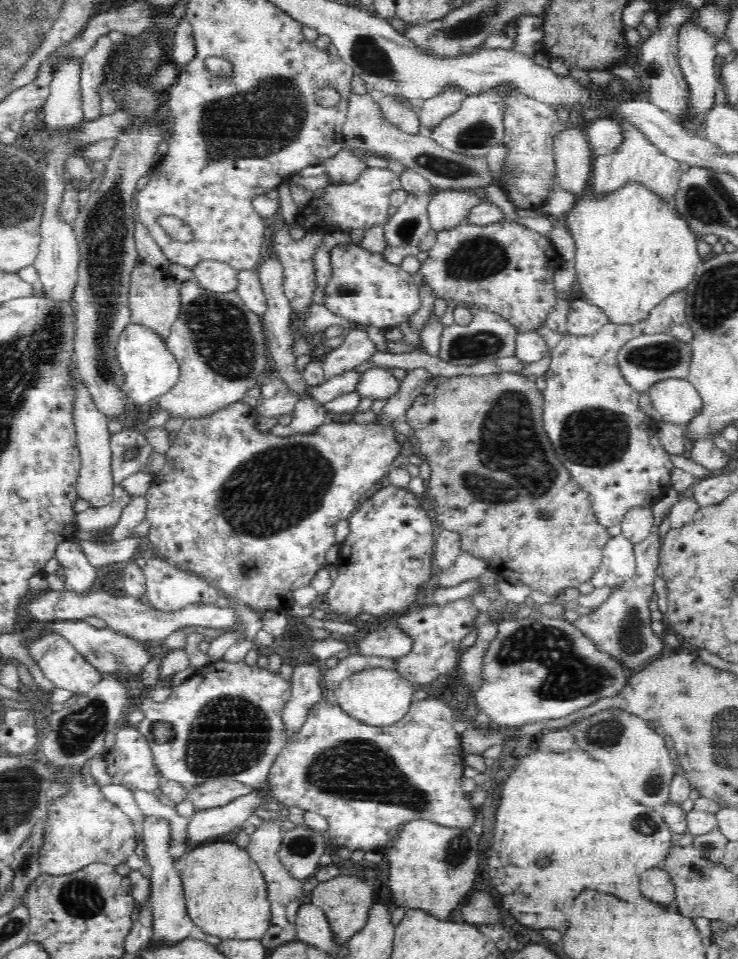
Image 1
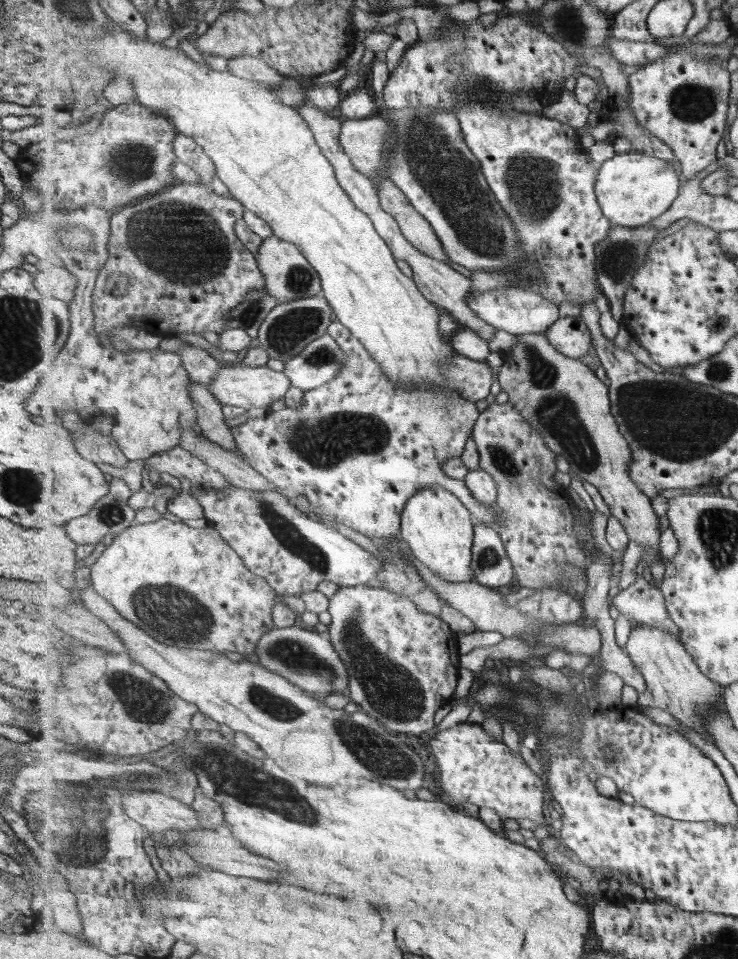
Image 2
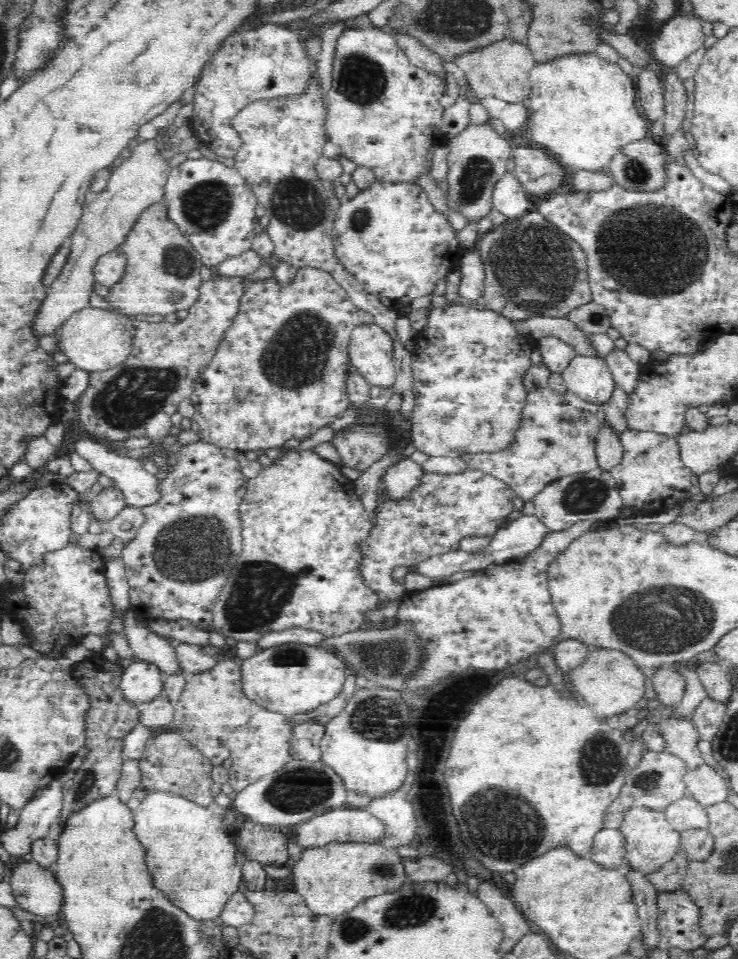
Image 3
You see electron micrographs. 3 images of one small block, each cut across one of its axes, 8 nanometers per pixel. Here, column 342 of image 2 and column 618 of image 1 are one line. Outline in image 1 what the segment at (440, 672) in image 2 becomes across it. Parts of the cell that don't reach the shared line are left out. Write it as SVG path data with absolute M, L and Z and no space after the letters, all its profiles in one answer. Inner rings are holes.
M654 526L648 538L634 545L635 574L620 588L616 588L611 598L608 598L599 608L584 616L581 615L573 623L596 643L596 647L600 647L602 651L610 653L613 658L623 662L630 673L640 670L646 662L658 657L664 649L663 637L657 636L651 629L652 618L649 609L649 602L654 592L654 578L657 577L655 571L659 568L659 548L660 532L659 528Z

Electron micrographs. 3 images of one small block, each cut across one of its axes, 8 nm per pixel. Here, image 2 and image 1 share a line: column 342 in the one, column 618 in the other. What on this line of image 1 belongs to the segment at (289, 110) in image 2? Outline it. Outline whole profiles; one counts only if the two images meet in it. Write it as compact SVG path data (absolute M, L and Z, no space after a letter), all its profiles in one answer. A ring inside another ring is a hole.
M628 180L628 182L624 182L624 186L608 192L608 194L597 194L595 189L589 184L586 190L584 190L584 194L579 194L576 197L570 212L564 214L561 220L562 224L567 227L568 232L572 234L572 238L574 238L576 250L573 260L575 260L577 272L576 284L581 292L581 297L599 306L602 311L608 315L608 319L610 319L613 324L636 324L636 322L642 322L642 319L647 317L649 310L670 295L672 291L676 289L686 289L687 284L692 280L696 267L702 262L702 258L696 250L696 243L699 236L692 232L690 225L678 214L674 203L668 201L666 197L661 196L661 194L655 192L655 190L651 190L651 188L643 184L643 182Z

